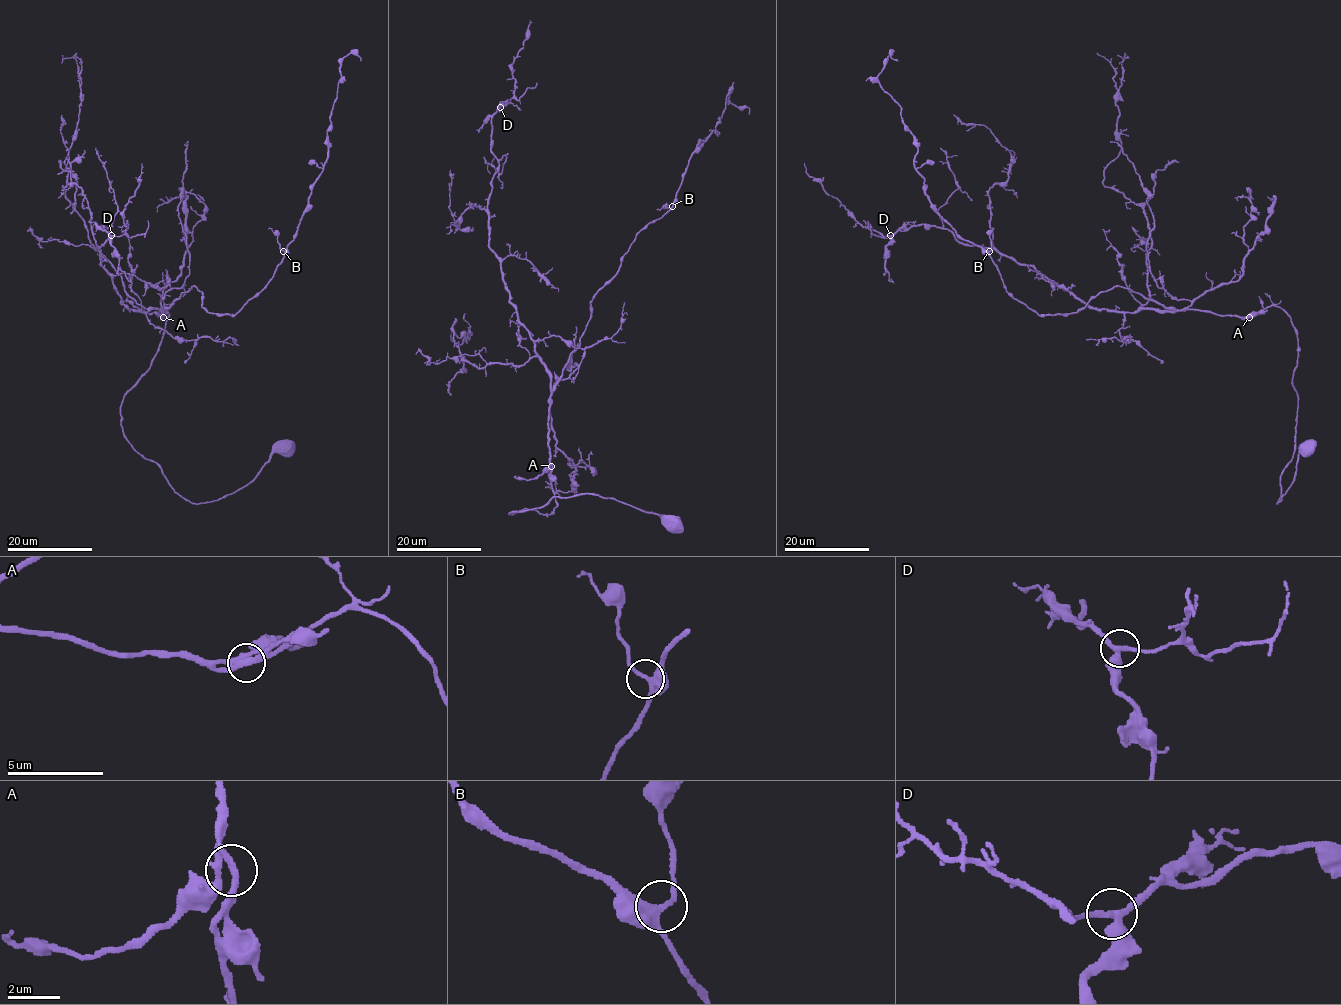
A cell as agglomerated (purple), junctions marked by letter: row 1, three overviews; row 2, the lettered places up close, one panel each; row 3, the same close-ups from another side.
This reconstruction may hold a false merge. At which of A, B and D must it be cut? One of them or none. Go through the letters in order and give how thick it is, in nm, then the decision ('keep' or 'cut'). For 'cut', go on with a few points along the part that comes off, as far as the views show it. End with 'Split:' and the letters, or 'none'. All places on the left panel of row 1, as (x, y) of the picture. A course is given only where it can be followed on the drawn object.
A: calibre 260 nm; keep
B: calibre 240 nm; keep
D: calibre 300 nm; keep
Split: none

